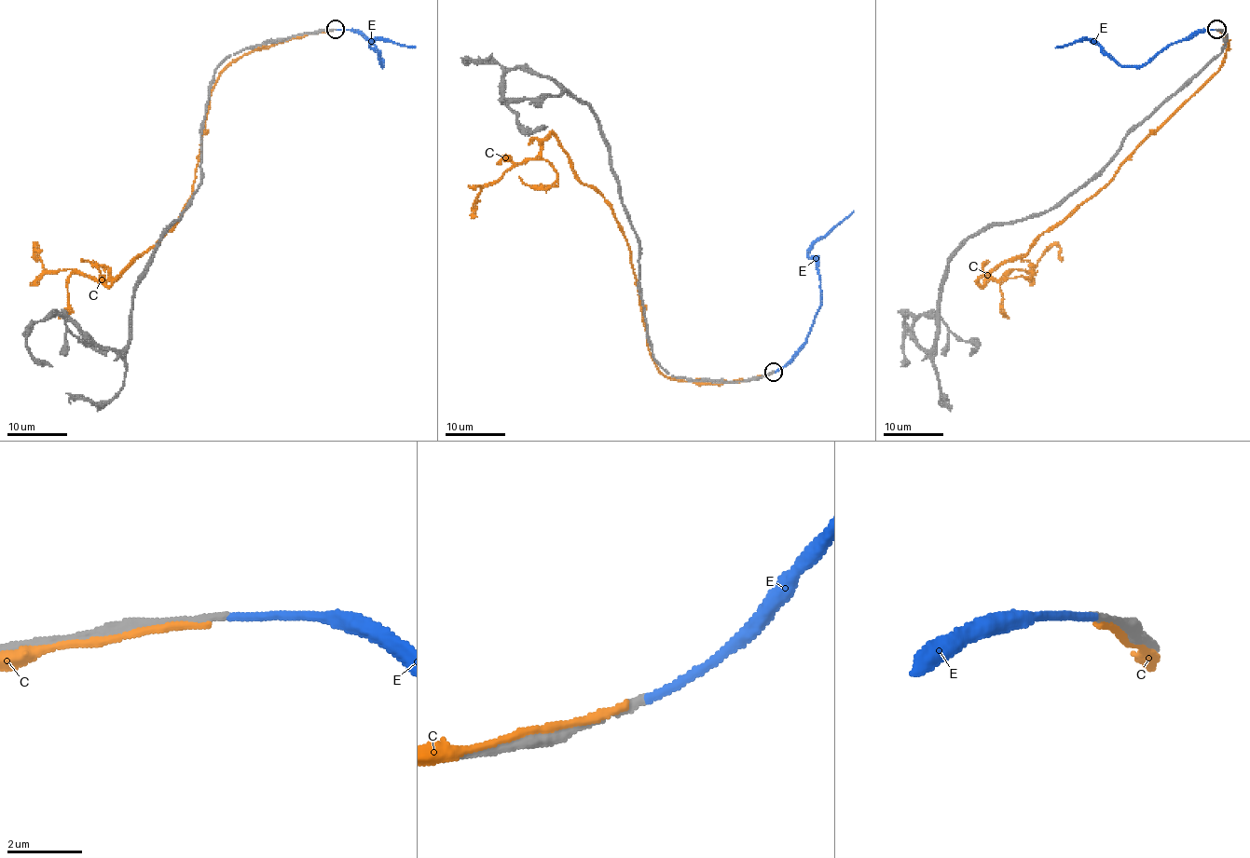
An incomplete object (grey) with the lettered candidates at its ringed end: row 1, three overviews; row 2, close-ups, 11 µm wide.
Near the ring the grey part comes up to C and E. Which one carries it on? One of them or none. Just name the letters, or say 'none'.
E

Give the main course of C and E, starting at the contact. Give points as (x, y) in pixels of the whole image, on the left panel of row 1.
C: (322, 31), (261, 46), (219, 75), (192, 196), (116, 279), (47, 270), (37, 245), (37, 262)
E: (336, 29), (361, 33), (376, 47), (382, 65), (379, 55), (370, 46), (375, 40), (391, 40), (415, 47)

